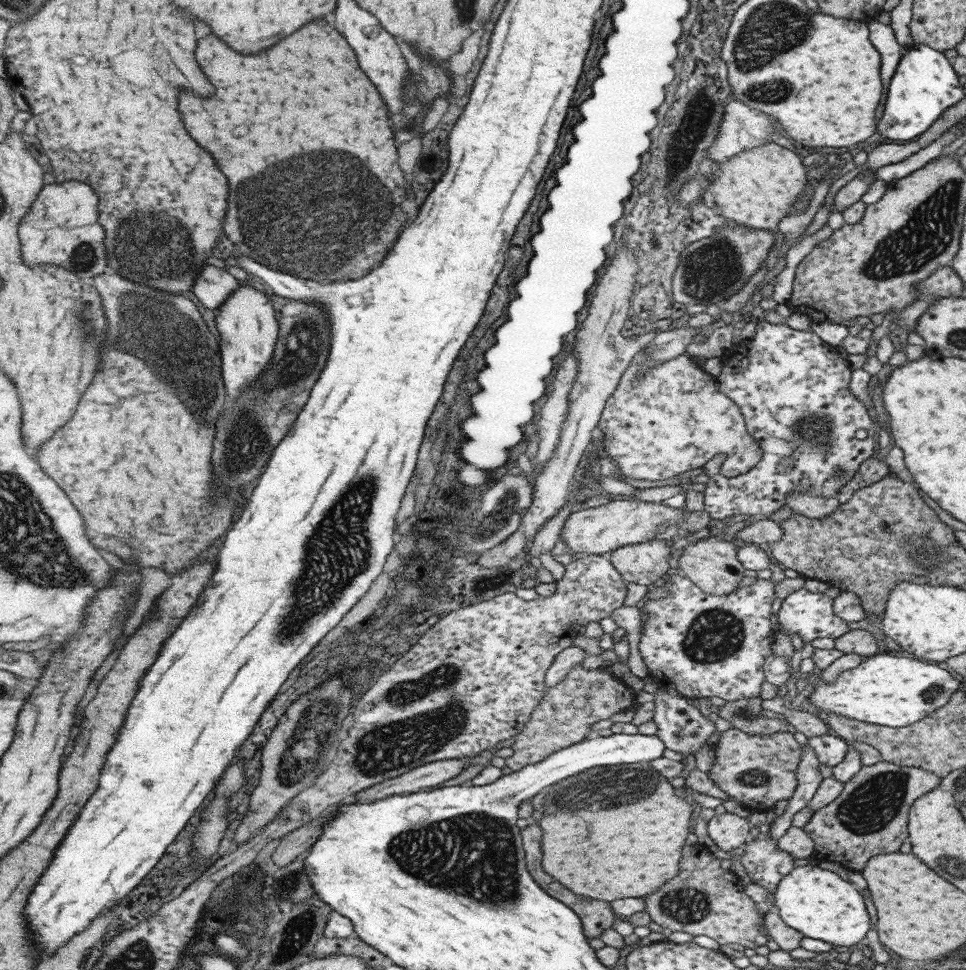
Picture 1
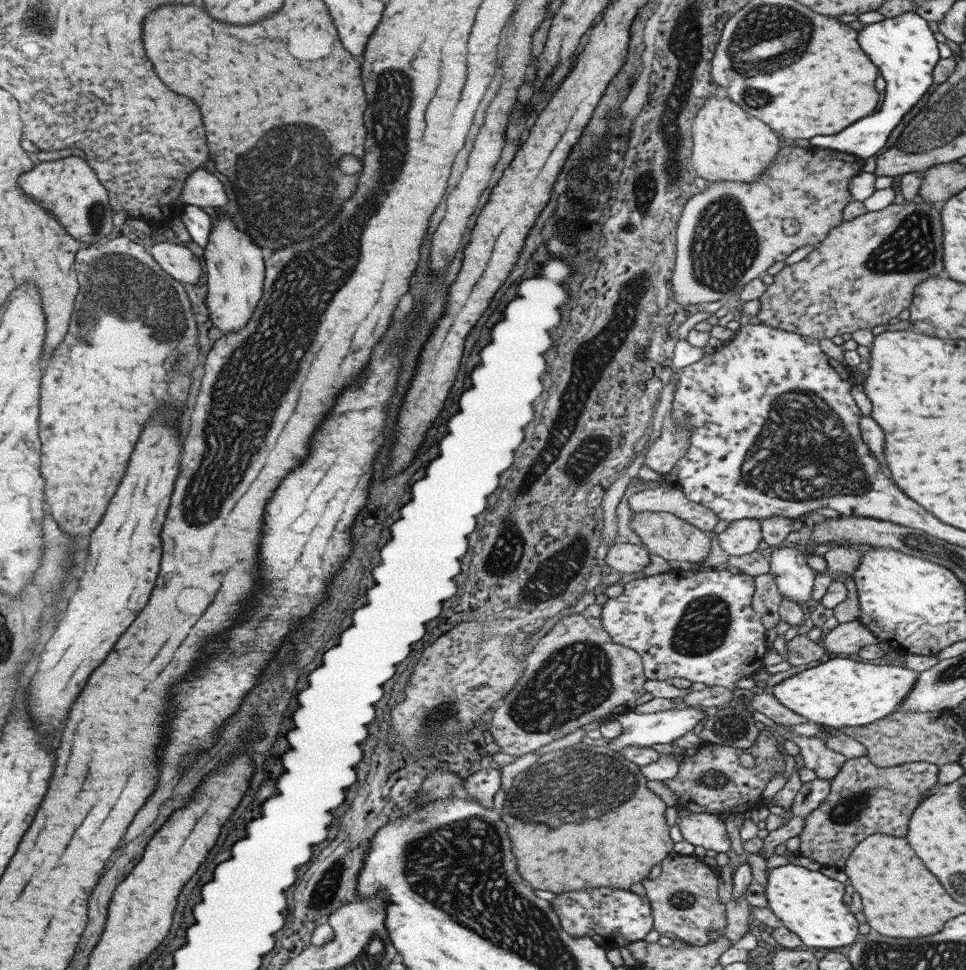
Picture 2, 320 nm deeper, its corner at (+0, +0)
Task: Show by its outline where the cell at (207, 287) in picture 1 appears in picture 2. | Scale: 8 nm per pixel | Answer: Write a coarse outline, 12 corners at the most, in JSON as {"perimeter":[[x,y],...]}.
{"perimeter":[[157,242],[151,253],[178,281],[197,284],[203,268],[193,248]]}

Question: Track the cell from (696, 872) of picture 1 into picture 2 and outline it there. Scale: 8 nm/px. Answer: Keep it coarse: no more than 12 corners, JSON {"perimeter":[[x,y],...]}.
{"perimeter":[[671,852],[641,884],[653,928],[690,945],[724,929],[717,869]]}

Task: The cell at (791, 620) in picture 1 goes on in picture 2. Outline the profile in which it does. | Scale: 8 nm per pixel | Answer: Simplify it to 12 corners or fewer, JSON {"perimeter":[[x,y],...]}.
{"perimeter":[[769,549],[779,595],[811,602],[814,574],[802,549]]}

